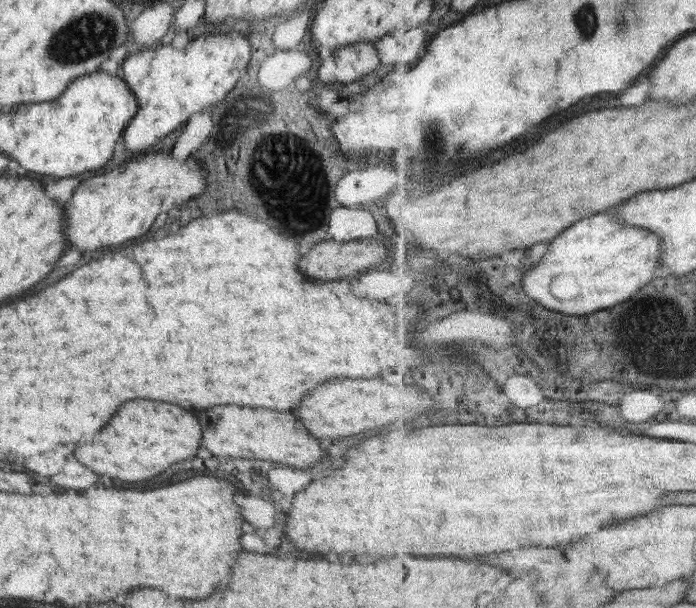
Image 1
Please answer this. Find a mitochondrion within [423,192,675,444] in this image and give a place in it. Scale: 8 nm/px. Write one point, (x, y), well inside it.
(608, 328)

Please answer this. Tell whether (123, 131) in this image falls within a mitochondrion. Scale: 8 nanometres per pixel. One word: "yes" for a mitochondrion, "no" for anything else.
no

